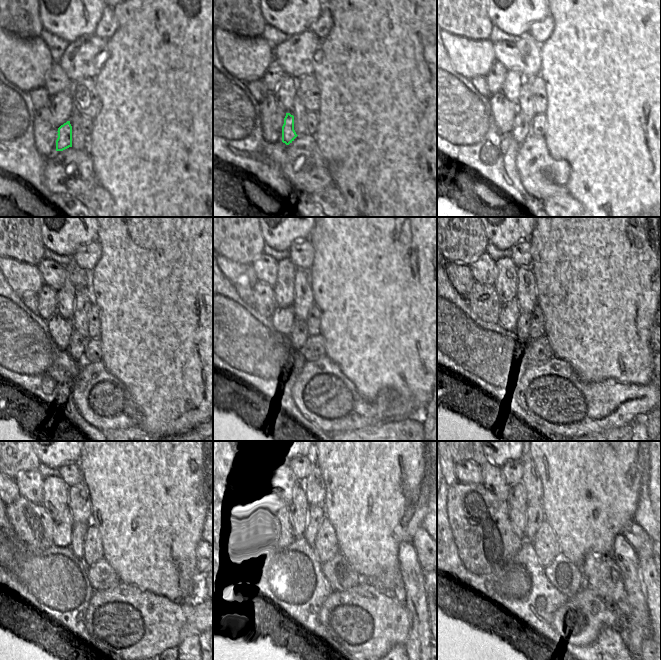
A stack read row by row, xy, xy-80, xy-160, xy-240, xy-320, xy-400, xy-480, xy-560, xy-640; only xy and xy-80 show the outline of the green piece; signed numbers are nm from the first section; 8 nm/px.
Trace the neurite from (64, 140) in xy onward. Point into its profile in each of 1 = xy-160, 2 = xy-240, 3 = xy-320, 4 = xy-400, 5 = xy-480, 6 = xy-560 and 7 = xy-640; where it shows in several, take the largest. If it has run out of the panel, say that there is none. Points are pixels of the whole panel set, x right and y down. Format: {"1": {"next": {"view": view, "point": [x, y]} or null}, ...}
{"1": {"next": {"view": "xy-160", "point": [520, 131]}}, "2": {"next": {"view": "xy-240", "point": [77, 343]}}, "3": {"next": {"view": "xy-320", "point": [299, 336]}}, "4": {"next": {"view": "xy-400", "point": [524, 327]}}, "5": {"next": {"view": "xy-480", "point": [79, 530]}}, "6": {"next": {"view": "xy-560", "point": [315, 514]}}, "7": {"next": {"view": "xy-640", "point": [534, 514]}}}

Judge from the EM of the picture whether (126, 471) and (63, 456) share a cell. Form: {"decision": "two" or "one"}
{"decision": "two"}

